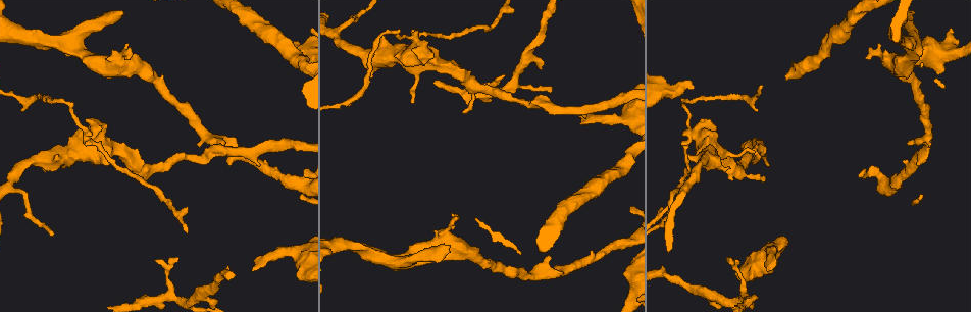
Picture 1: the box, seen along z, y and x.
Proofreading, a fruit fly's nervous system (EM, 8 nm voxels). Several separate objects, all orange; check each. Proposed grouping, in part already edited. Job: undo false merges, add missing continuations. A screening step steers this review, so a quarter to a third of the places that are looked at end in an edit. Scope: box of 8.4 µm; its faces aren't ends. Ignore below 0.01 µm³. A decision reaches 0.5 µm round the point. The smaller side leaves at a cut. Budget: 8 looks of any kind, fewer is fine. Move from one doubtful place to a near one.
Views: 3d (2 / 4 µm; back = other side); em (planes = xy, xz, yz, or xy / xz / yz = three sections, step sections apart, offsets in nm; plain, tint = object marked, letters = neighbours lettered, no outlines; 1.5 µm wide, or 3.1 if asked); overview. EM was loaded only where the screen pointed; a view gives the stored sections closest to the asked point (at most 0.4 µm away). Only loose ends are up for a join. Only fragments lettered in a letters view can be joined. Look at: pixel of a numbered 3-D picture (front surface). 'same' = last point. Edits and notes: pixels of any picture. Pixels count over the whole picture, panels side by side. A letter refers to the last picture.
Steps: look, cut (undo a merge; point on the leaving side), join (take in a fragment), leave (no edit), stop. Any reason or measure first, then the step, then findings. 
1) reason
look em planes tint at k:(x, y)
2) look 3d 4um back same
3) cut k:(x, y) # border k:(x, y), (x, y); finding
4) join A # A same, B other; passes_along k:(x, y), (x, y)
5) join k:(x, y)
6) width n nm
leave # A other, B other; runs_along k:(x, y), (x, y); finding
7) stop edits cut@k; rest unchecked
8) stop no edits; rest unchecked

calibre changes
look 3d 4um back at 1:(474, 256)

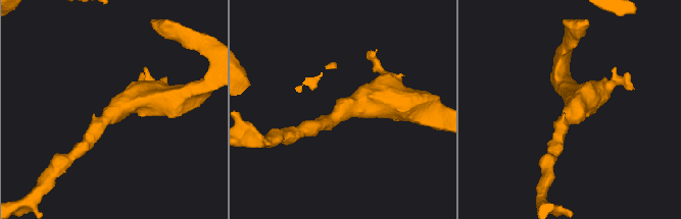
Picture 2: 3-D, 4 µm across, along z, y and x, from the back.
arm_widths 220, 480 nm; now the EM
look em planes letters at 2:(114, 111)

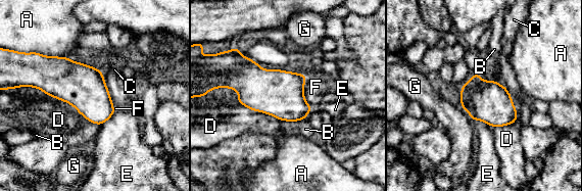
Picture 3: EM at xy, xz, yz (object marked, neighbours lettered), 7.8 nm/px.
leave # A other, B other, C other, D other, E other, F other, G other; one neuron here

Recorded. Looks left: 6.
branch stops here
look em xy step 4 tint at 1:(255, 270)

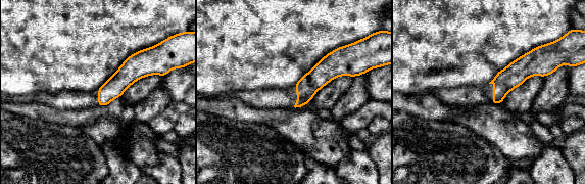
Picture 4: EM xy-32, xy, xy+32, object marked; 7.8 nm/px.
look em planes letters same

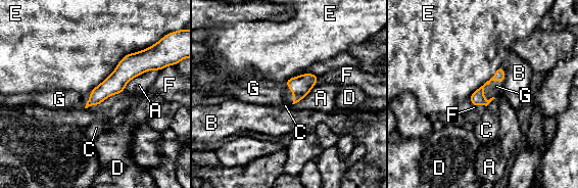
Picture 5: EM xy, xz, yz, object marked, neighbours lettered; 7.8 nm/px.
width 110 nm
join G # A other, B other, C other, D other, E other, F other, G same; passes_along 5:(477, 98), (487, 84), (494, 88); it goes on there

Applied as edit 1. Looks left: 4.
look em planes tint at 1:(730, 168)

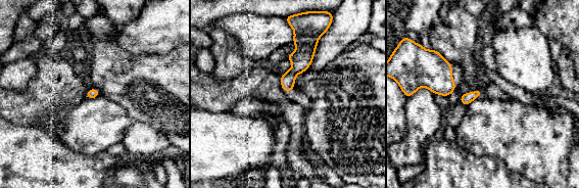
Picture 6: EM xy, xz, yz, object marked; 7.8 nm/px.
look em planes letters same

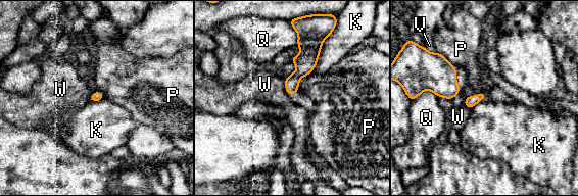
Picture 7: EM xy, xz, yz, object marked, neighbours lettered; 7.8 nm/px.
leave # K other, P other, Q other, V other, W other; border 7:(284, 79), (284, 89), (287, 94); none of them fits

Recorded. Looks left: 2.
stop edits join@5; rest unchecked

